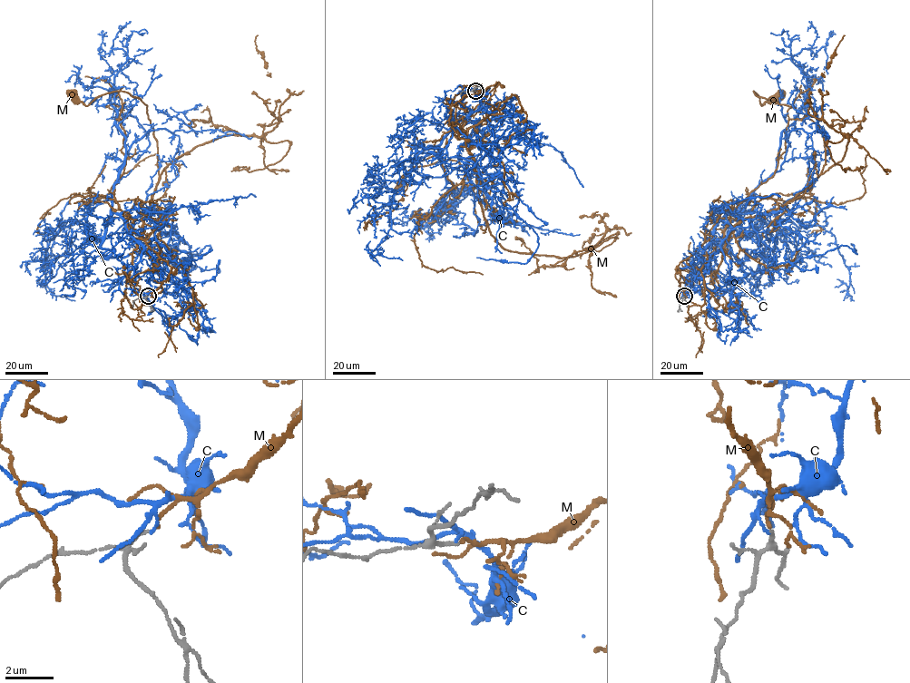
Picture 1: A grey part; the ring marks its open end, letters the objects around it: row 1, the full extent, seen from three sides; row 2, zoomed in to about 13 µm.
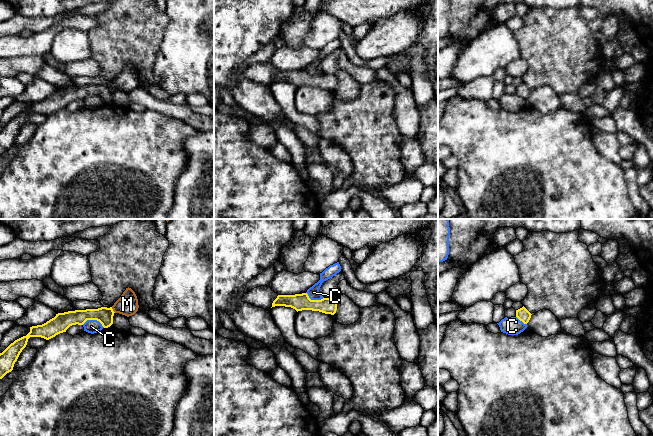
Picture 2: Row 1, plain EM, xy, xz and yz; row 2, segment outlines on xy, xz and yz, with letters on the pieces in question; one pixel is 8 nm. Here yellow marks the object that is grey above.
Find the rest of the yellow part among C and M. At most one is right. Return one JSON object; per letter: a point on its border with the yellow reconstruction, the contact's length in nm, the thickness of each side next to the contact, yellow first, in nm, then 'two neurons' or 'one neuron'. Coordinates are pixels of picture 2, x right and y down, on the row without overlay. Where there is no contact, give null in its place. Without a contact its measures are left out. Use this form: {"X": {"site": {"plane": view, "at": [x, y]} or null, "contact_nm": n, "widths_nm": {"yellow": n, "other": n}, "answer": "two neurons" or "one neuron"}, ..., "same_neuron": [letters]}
{"C": {"site": {"plane": "xy", "at": [93, 95]}, "contact_nm": 190, "widths_nm": {"yellow": 140, "other": 110}, "answer": "two neurons"}, "M": {"site": {"plane": "xy", "at": [112, 86]}, "contact_nm": 60, "widths_nm": {"yellow": 140, "other": 170}, "answer": "one neuron"}, "same_neuron": ["M"]}

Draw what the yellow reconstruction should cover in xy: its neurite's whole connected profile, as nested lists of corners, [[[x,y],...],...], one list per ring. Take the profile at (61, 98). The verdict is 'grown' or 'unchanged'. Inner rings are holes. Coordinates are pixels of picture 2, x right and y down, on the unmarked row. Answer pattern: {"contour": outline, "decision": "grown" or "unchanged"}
{"contour": [[[126,64],[121,73],[110,84],[101,83],[98,85],[75,86],[58,89],[56,92],[42,101],[30,103],[30,108],[11,119],[0,129],[0,155],[13,146],[20,129],[26,123],[30,113],[41,113],[49,116],[56,111],[66,108],[72,101],[83,101],[87,96],[97,96],[104,104],[113,100],[115,89],[127,93],[138,87],[138,75],[131,64]]], "decision": "grown"}

